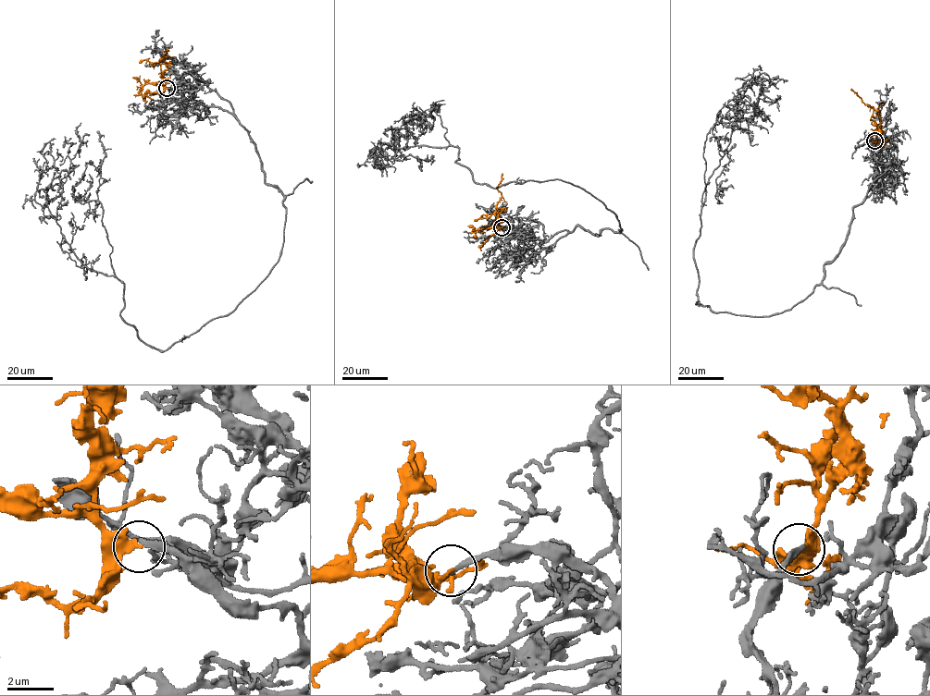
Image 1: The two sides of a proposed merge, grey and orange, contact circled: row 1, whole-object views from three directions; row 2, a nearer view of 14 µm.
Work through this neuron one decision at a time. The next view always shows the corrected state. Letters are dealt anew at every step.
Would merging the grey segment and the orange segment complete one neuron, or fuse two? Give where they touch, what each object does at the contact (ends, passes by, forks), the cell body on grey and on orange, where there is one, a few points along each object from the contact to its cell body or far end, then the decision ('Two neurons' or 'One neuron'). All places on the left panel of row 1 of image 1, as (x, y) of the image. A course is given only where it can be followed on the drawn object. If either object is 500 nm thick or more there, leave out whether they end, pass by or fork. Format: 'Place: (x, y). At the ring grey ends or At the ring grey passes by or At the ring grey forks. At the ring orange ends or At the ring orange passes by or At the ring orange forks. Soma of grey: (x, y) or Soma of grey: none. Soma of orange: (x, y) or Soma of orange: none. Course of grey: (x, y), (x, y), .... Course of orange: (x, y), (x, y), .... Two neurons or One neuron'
Place: (167, 88). At the ring grey passes by. At the ring orange ends. Soma of grey: none. Soma of orange: none. Course of grey: (167, 88), (233, 115), (286, 211), (268, 275), (166, 349), (35, 201), (55, 139). Course of orange: (167, 88), (163, 86), (159, 61), (167, 57), (163, 55), (167, 48). One neuron

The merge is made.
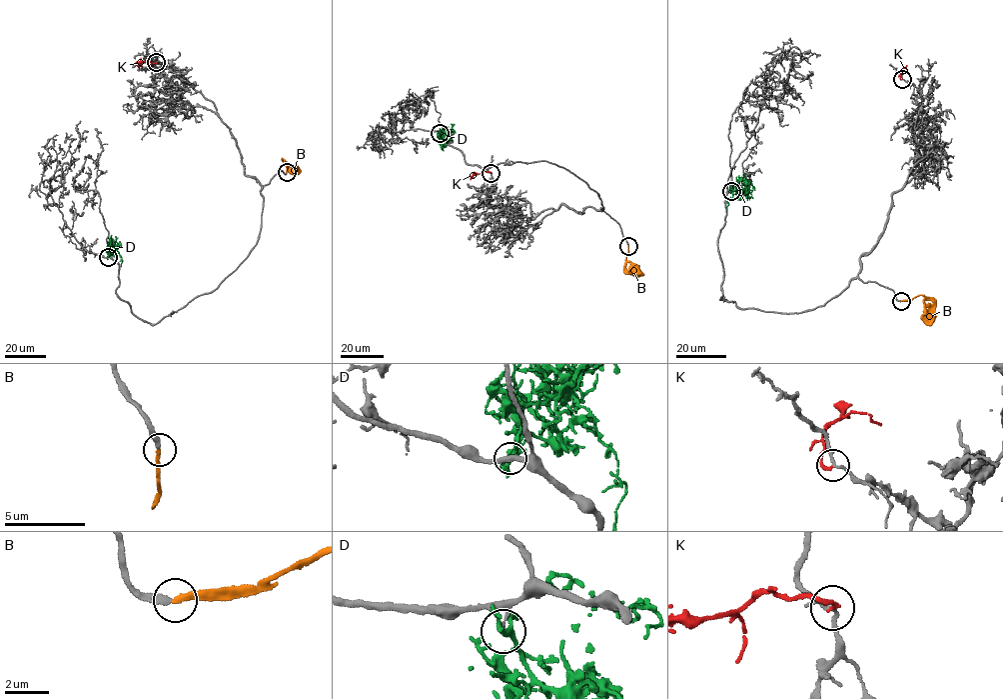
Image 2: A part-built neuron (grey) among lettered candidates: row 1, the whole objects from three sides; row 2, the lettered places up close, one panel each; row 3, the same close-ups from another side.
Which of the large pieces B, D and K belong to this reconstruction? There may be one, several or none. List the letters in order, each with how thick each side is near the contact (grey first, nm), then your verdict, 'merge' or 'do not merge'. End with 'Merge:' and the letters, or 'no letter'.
B: 200 nm thick on the grey side, 240 nm on the other; merge
D: 140 nm thick on the grey side, 200 nm on the other; do not merge
K: 130 nm thick on the grey side, 190 nm on the other; do not merge
Merge: B

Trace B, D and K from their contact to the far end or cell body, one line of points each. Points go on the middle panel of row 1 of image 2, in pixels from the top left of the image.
B: (628, 245), (626, 261), (643, 275)
D: (440, 133), (443, 137), (450, 130), (454, 130), (454, 133)
K: (491, 173), (475, 173), (473, 177)

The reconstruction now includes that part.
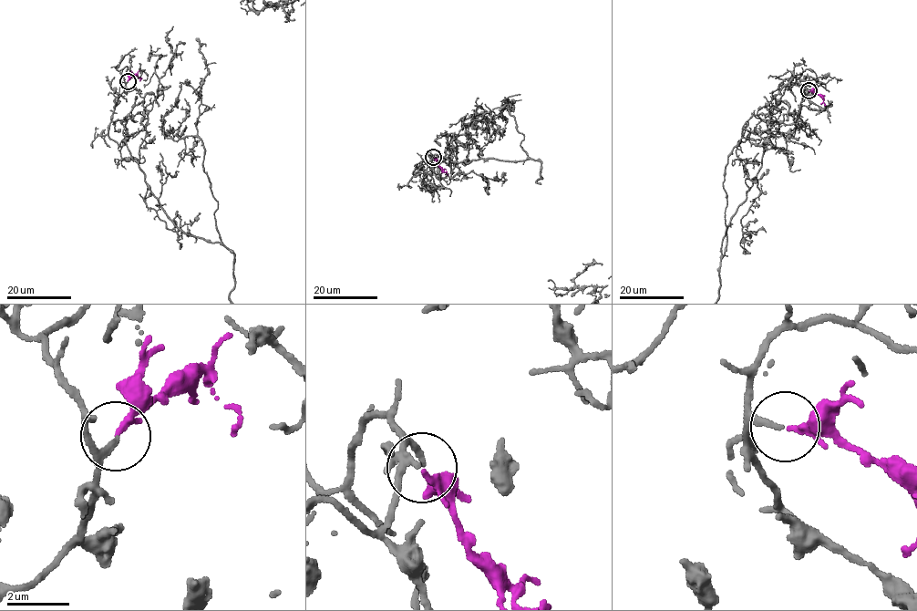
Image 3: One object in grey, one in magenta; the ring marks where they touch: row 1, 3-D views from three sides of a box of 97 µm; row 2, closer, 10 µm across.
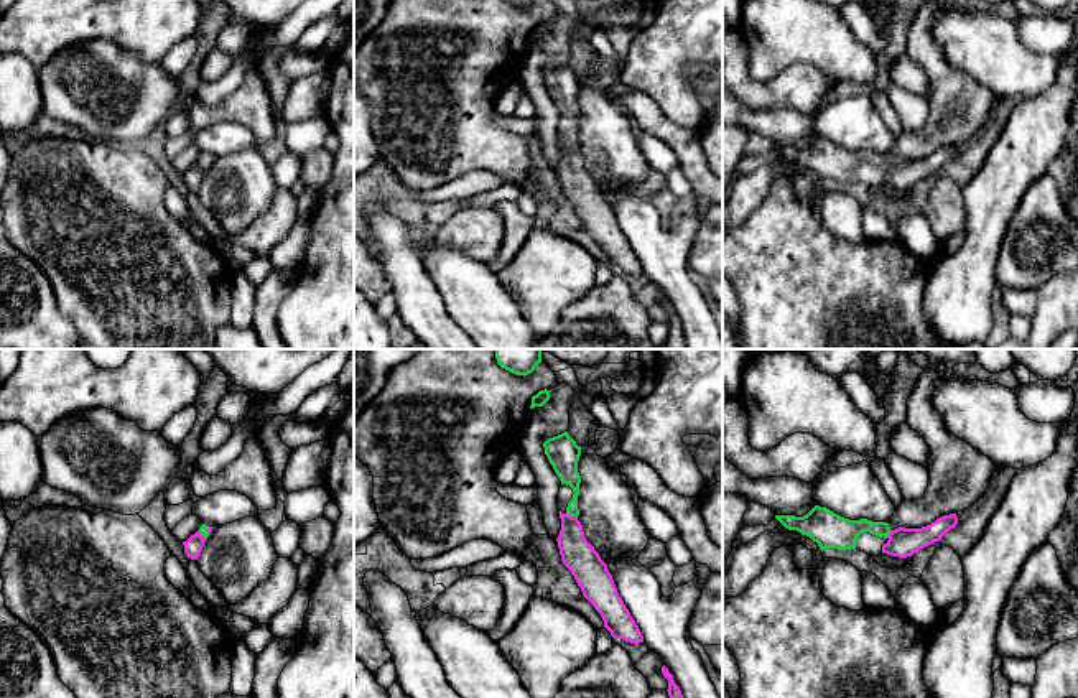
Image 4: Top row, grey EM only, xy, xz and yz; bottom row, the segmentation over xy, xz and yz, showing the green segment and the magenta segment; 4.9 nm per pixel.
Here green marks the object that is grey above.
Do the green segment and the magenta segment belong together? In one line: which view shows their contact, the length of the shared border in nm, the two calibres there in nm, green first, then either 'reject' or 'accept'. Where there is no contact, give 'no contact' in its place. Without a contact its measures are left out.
xz | 60 nm | 120/170 nm | accept

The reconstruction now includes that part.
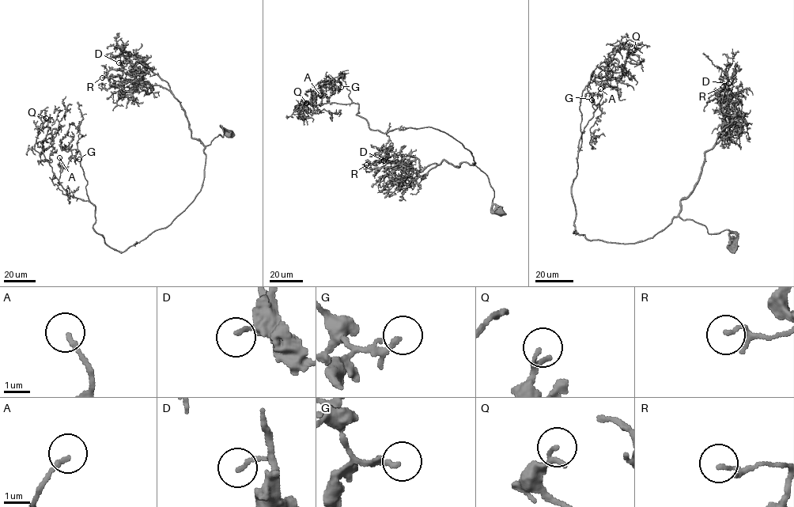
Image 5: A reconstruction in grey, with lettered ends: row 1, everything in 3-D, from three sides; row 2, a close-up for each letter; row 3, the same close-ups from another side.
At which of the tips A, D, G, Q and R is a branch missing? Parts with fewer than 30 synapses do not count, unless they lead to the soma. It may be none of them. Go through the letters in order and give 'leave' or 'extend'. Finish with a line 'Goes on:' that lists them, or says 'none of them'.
A: extend
D: leave
G: extend
Q: leave
R: leave
Goes on: A, G

